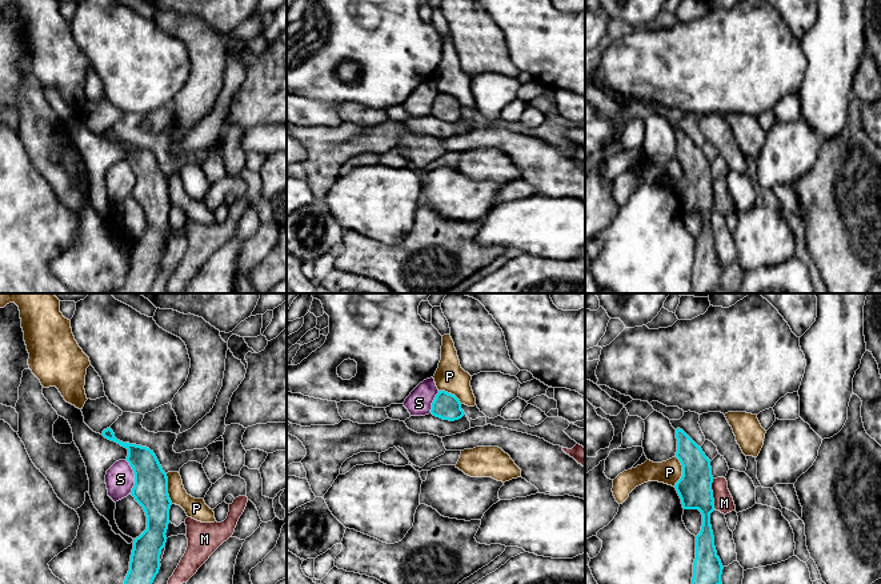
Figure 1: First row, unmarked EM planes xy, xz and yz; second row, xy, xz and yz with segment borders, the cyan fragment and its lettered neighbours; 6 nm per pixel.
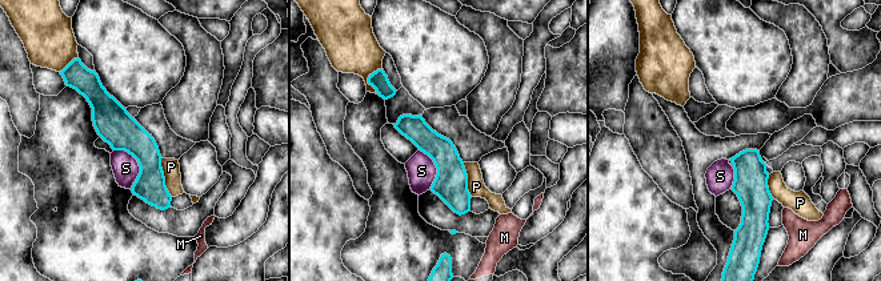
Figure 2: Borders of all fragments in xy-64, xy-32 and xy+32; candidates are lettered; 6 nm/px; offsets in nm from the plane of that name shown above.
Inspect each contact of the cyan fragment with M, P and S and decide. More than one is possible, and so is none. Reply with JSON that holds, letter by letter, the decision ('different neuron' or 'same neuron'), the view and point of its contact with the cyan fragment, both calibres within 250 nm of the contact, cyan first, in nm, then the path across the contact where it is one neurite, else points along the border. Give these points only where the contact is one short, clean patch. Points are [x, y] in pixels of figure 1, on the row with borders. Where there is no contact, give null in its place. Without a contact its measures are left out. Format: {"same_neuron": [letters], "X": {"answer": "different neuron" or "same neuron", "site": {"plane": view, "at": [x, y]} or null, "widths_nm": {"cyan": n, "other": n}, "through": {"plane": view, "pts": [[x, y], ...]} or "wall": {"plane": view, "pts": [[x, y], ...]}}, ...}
{"same_neuron": [], "M": {"answer": "different neuron", "site": {"plane": "yz", "at": [712, 494]}, "widths_nm": {"cyan": 200, "other": 120}, "wall": {"plane": "yz", "pts": [[712, 479], [715, 508]]}}, "P": {"answer": "different neuron", "site": {"plane": "xy", "at": [167, 488]}, "widths_nm": {"cyan": 200, "other": 130}}, "S": {"answer": "different neuron", "site": {"plane": "xy", "at": [135, 476]}, "widths_nm": {"cyan": 200, "other": 180}, "wall": {"plane": "xy", "pts": [[125, 459], [133, 474], [131, 494]]}}}

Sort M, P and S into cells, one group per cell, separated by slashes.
M / P / S

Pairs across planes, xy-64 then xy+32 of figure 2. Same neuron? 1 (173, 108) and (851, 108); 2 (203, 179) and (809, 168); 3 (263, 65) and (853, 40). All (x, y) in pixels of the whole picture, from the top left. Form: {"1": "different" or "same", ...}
{"1": "different", "2": "different", "3": "different"}

